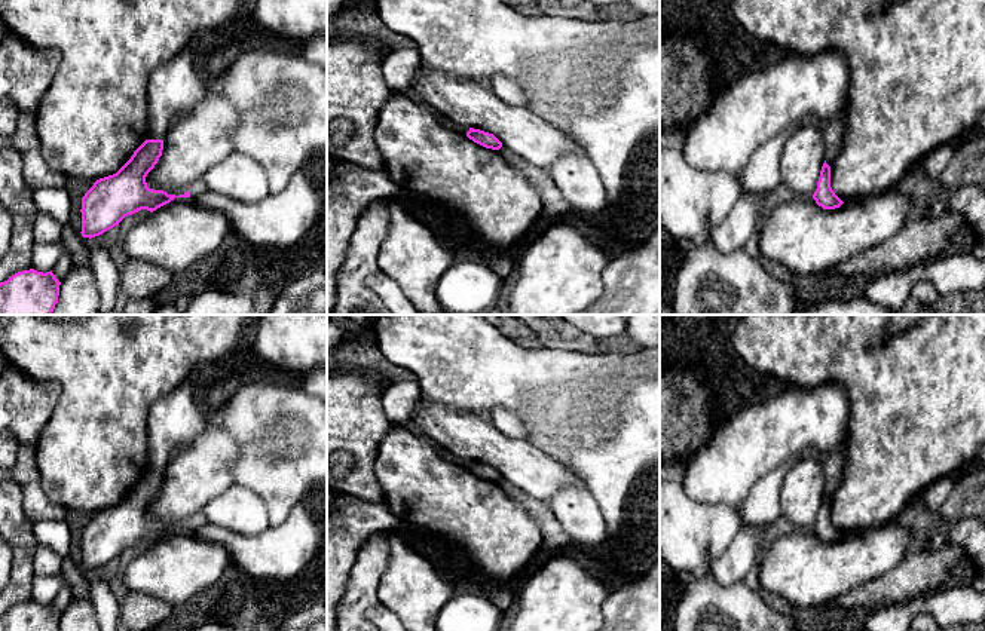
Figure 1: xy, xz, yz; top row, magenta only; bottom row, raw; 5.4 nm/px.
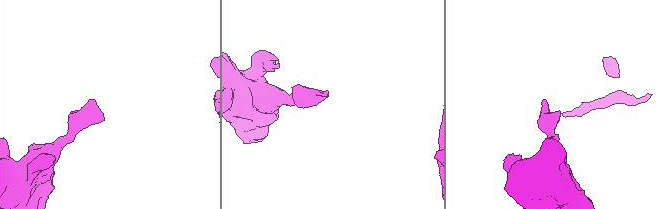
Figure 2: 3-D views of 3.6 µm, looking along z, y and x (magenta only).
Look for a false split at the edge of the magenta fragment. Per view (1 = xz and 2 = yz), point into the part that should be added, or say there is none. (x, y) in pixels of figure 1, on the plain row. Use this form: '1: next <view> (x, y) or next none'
1: next none
2: next none

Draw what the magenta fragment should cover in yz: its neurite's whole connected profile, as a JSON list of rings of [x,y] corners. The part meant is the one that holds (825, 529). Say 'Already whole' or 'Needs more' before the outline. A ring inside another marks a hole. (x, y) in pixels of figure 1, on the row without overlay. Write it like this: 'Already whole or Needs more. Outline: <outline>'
Already whole. Outline: [[[826,493],[822,499],[817,521],[813,527],[813,532],[823,542],[835,542],[844,536],[830,520],[830,499],[826,496]]]

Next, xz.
Already whole. Outline: [[[469,460],[467,469],[486,481],[499,483],[502,480],[502,475],[493,466],[480,462]]]

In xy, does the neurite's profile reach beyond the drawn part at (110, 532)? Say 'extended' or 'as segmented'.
as segmented

